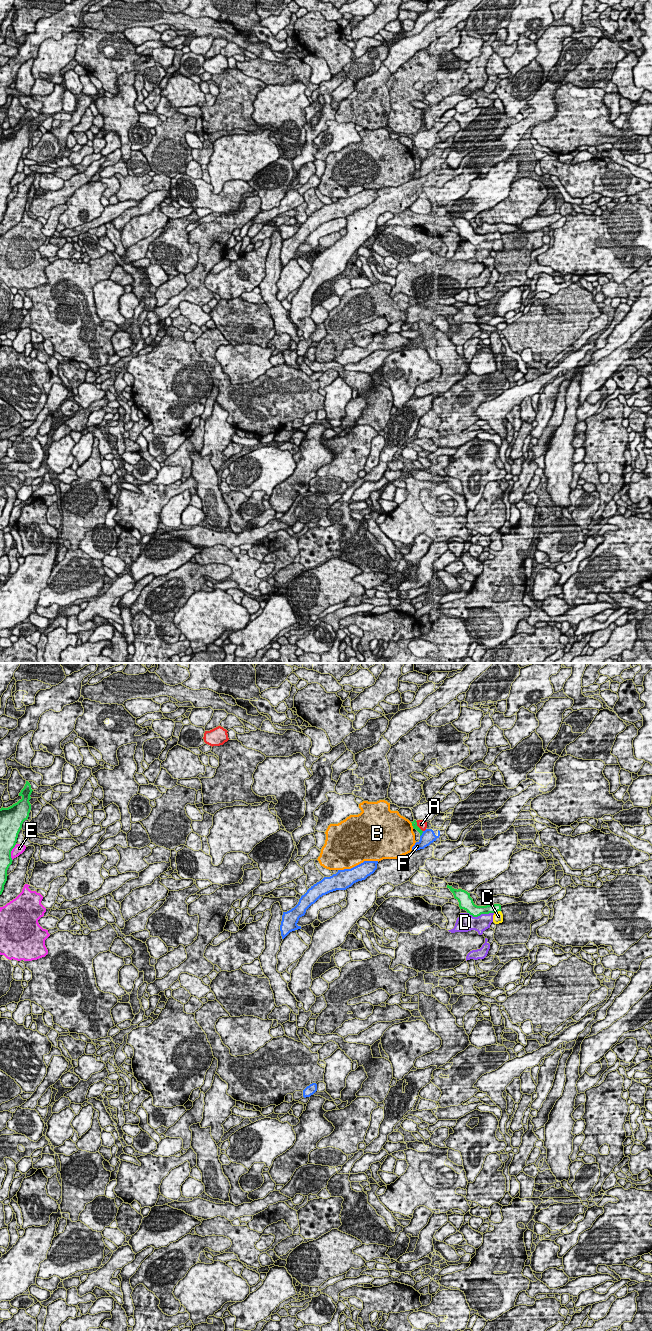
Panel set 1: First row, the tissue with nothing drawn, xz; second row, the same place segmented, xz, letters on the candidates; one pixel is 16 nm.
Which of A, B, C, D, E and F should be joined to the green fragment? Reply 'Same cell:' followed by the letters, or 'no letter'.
Same cell: C

